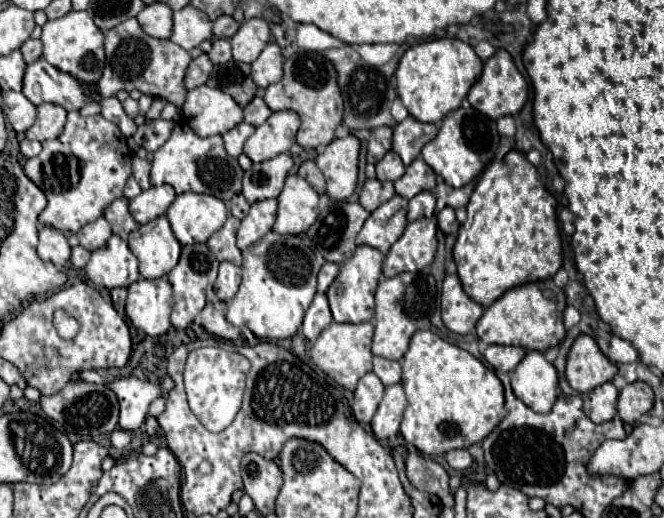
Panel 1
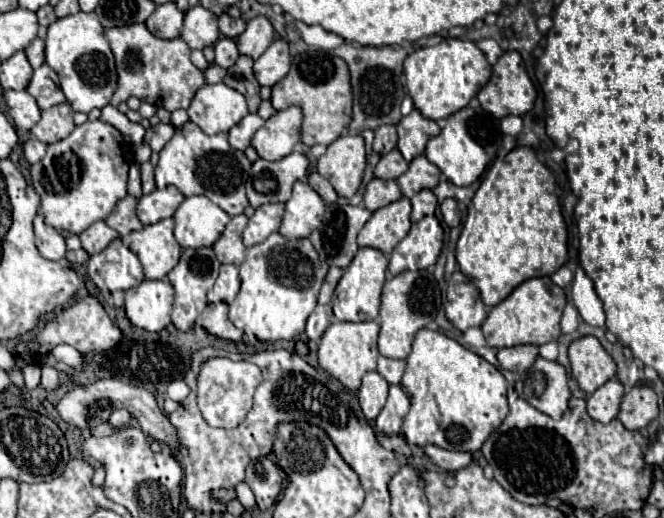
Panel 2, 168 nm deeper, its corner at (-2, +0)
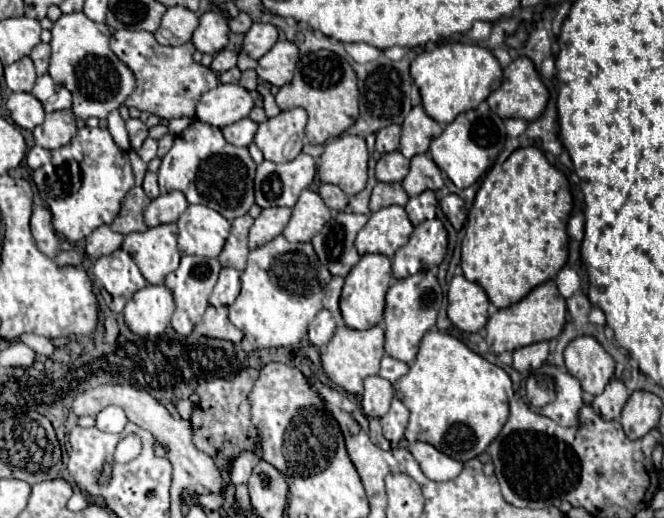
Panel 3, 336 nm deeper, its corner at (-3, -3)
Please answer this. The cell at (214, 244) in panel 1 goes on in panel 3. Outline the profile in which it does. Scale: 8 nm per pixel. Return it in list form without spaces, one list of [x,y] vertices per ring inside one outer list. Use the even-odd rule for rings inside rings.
[[[243,215],[243,217],[237,217],[233,223],[231,223],[231,233],[227,237],[227,243],[219,255],[219,263],[223,267],[235,267],[237,271],[243,271],[245,269],[245,261],[247,261],[247,253],[249,253],[249,247],[247,247],[247,233],[253,225],[253,217],[251,215]]]

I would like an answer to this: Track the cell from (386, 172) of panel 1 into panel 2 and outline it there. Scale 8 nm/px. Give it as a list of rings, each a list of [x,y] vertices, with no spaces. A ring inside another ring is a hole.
[[[394,148],[386,156],[380,158],[380,162],[374,168],[374,176],[382,180],[396,180],[408,170],[408,162],[402,158],[402,154]]]

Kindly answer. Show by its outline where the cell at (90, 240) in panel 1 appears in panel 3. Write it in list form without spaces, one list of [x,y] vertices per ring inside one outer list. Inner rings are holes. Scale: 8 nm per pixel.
[[[101,225],[99,229],[95,229],[89,237],[87,237],[87,255],[91,257],[103,257],[103,255],[111,255],[113,251],[117,251],[123,243],[123,235],[111,231],[109,225]]]

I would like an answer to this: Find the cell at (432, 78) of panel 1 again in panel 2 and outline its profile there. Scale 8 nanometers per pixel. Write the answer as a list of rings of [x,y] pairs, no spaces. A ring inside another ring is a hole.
[[[444,38],[436,46],[418,48],[416,52],[408,54],[404,62],[404,76],[408,94],[416,106],[428,120],[448,118],[450,114],[462,110],[486,84],[490,78],[490,64],[484,52],[470,40],[462,38]]]

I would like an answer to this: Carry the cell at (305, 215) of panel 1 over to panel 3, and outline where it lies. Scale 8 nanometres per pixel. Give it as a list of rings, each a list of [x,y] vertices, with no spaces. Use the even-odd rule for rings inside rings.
[[[305,189],[293,207],[293,215],[283,231],[287,241],[311,241],[331,219],[331,211],[317,191]]]

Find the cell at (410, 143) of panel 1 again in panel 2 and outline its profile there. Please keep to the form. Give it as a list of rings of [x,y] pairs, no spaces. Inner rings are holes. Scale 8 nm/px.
[[[416,108],[408,116],[404,116],[396,128],[398,128],[398,150],[402,152],[406,162],[424,154],[426,142],[441,132],[436,121],[426,120]]]

